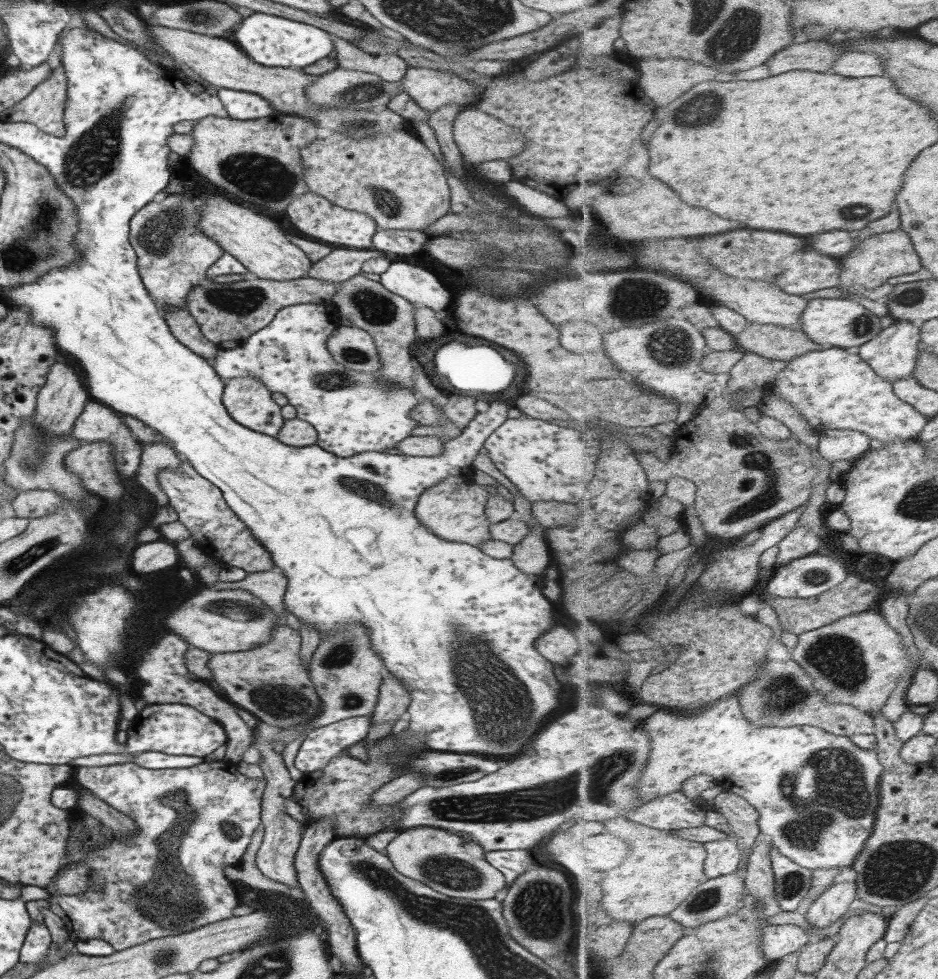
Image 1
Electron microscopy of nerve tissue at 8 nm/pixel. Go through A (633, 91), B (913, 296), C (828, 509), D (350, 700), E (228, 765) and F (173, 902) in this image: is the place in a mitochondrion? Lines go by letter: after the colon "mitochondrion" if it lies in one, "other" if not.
A: other
B: mitochondrion
C: other
D: mitochondrion
E: other
F: mitochondrion

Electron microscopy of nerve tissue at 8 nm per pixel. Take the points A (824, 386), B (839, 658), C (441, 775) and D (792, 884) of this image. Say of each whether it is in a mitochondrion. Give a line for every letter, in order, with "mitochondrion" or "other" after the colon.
A: other
B: mitochondrion
C: mitochondrion
D: mitochondrion

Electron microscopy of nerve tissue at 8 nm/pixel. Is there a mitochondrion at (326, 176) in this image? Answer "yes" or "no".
no

